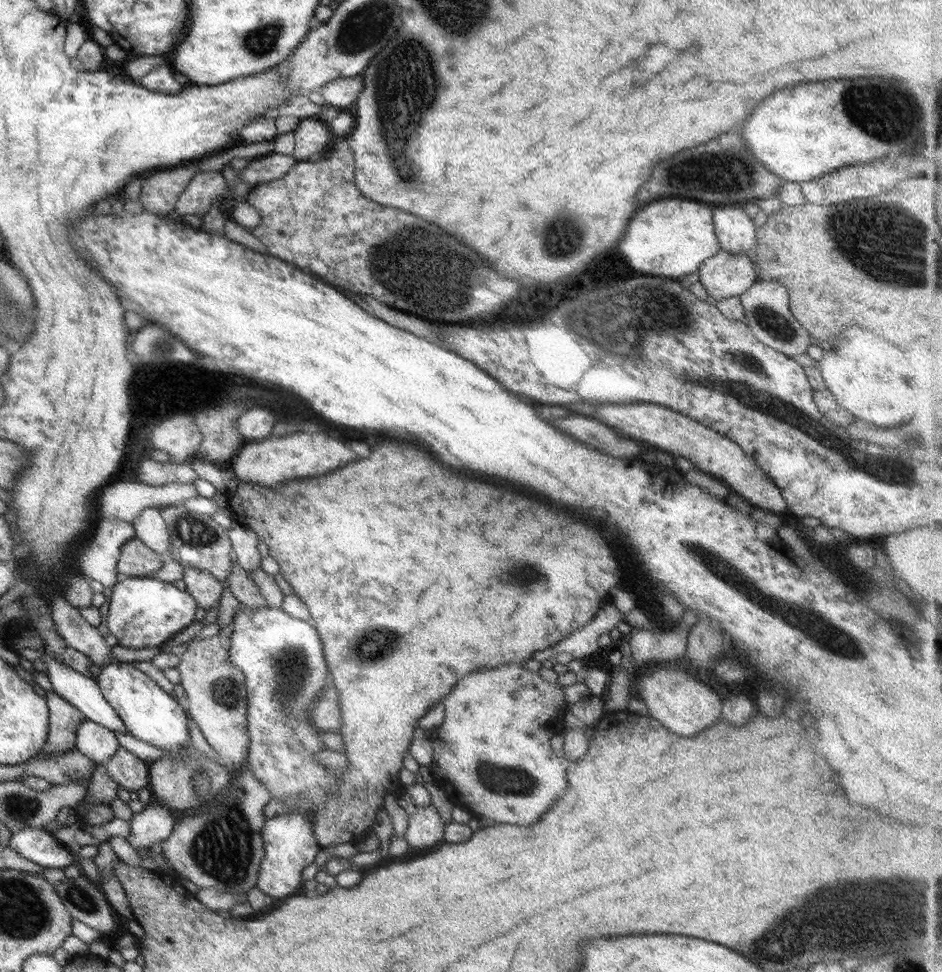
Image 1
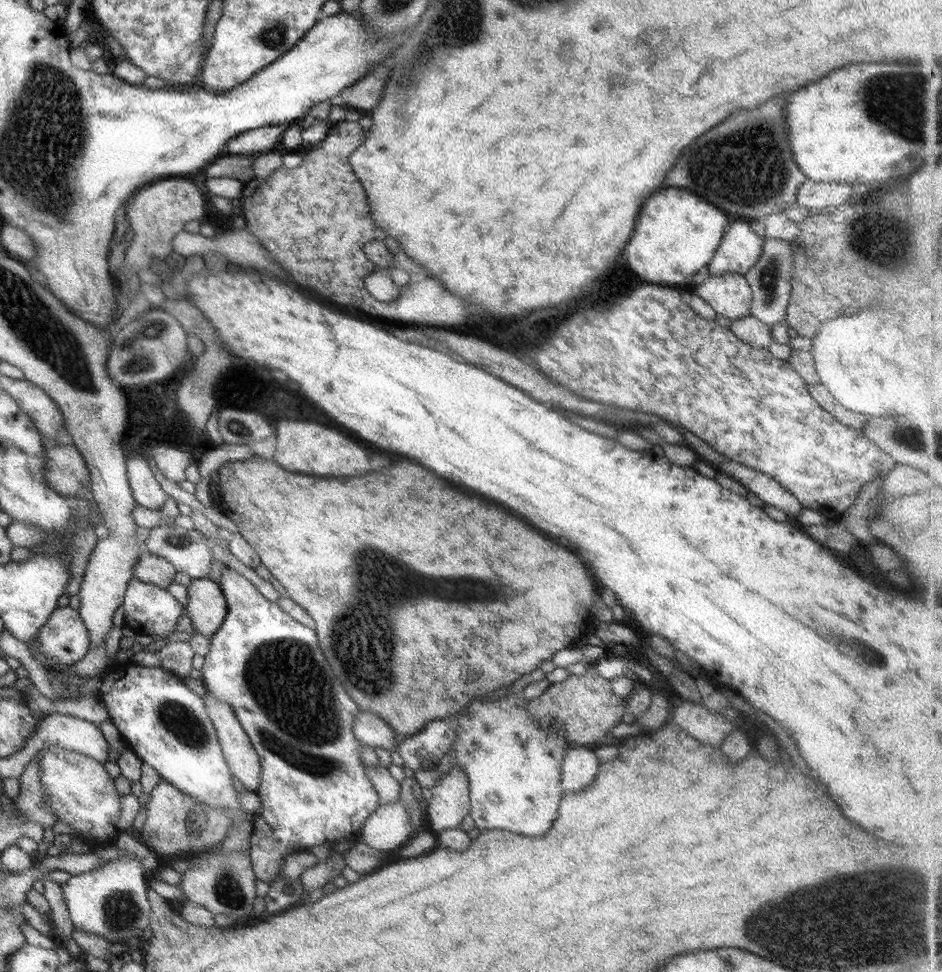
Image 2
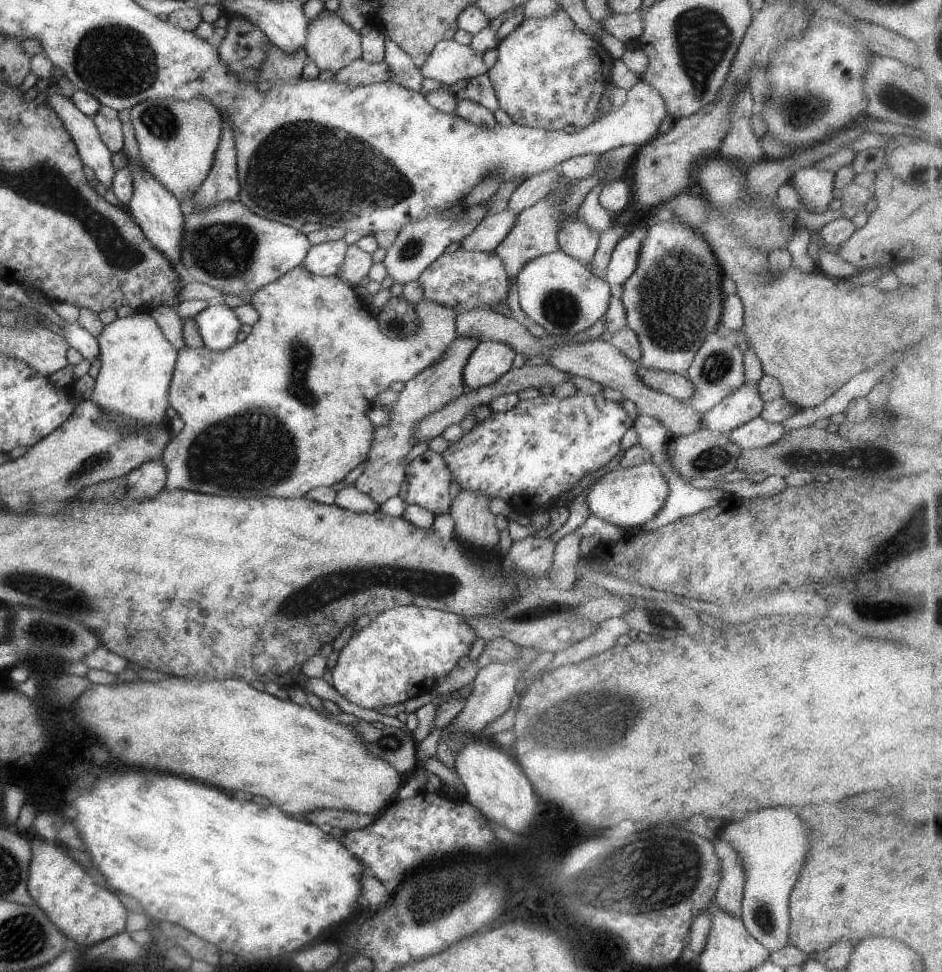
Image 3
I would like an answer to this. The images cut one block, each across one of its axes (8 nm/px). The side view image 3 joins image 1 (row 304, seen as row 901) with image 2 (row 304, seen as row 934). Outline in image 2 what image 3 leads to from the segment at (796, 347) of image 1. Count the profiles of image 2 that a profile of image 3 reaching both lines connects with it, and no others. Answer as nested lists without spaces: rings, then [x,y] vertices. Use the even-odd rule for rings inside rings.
[[[769,237],[763,239],[757,262],[743,276],[752,292],[750,315],[771,327],[772,324],[784,320],[791,292],[790,280],[794,262],[788,241]]]

